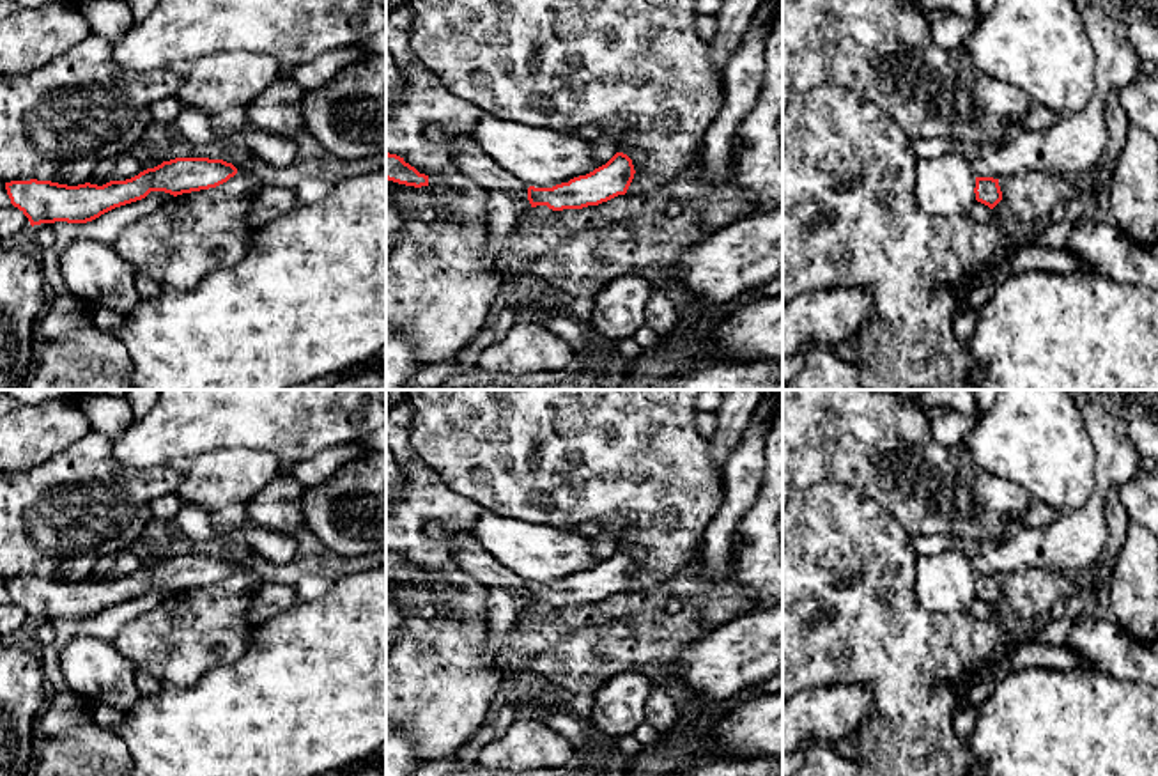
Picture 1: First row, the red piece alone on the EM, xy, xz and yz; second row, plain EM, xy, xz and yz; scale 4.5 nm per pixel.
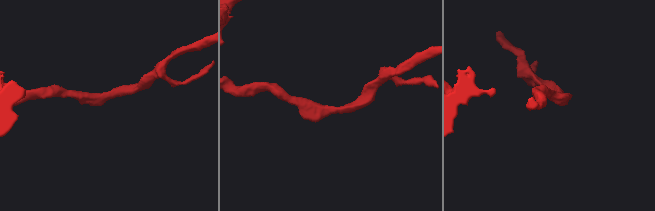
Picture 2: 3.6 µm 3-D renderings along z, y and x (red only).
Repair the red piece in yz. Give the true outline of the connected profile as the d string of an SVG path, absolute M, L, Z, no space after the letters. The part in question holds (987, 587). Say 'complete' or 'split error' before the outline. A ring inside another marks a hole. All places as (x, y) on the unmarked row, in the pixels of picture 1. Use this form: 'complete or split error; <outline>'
complete; M976 574L976 597L993 606L1002 597L1002 588L999 576L993 574Z

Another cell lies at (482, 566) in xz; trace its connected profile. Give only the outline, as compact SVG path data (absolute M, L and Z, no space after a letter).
M427 523L425 532L436 539L450 539L459 565L464 567L473 578L476 578L485 586L508 586L515 599L517 618L512 627L512 631L515 631L521 625L524 615L533 606L528 597L529 583L526 583L515 574L508 576L492 555L480 551L475 546L473 539L459 530L450 530L439 523Z

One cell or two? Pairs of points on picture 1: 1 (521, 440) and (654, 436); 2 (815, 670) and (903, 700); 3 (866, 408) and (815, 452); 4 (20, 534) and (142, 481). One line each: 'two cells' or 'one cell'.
1: one cell
2: one cell
3: one cell
4: one cell

